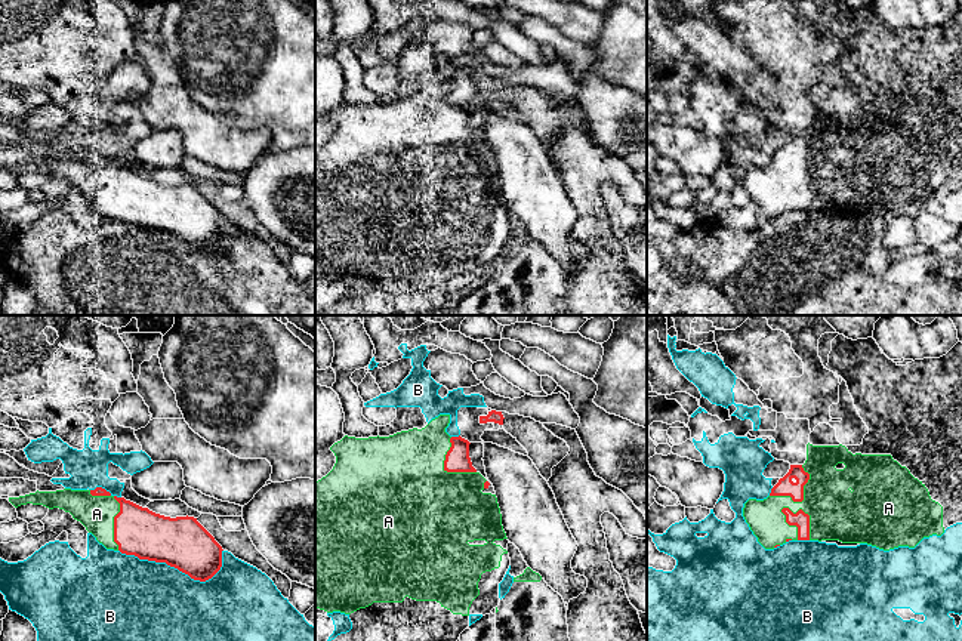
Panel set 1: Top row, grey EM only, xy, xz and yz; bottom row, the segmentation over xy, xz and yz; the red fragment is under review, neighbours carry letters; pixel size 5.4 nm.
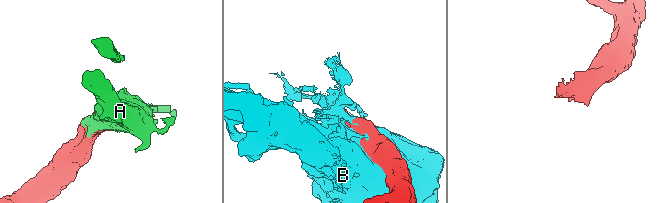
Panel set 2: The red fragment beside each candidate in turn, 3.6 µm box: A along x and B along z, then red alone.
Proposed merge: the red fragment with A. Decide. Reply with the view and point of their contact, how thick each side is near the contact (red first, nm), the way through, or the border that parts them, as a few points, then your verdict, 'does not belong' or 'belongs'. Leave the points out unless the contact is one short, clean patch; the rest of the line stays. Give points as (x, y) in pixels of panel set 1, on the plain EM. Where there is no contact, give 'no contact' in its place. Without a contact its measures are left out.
yz (808, 184) | 90/280 nm | belongs

